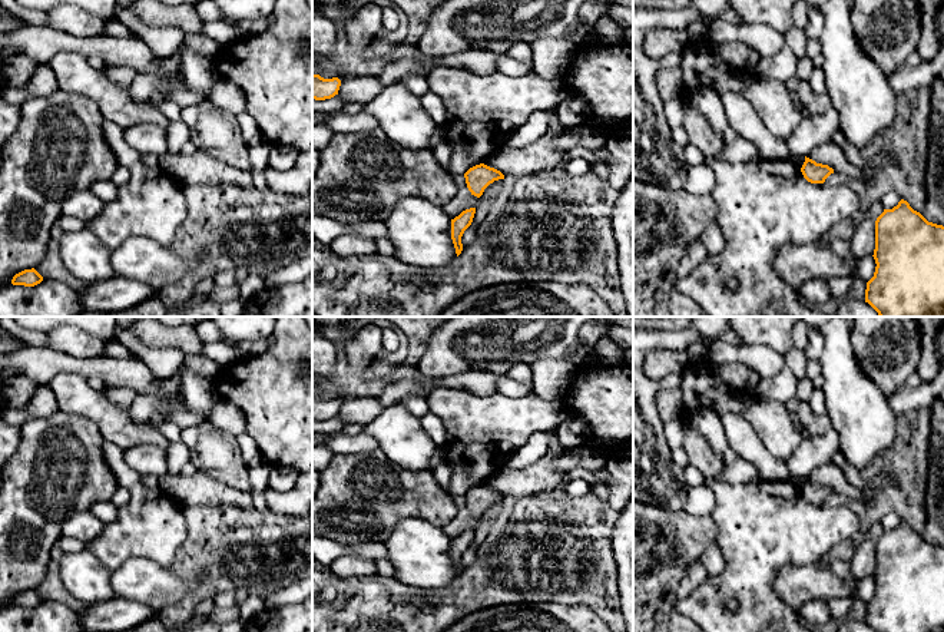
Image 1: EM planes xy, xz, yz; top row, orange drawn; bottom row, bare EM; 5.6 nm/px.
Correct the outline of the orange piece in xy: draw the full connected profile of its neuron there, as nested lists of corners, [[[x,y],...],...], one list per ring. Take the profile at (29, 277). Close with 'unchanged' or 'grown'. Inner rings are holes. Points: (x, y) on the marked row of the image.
[[[24,269],[11,279],[13,285],[34,287],[43,281],[43,277],[34,269]]]; unchanged

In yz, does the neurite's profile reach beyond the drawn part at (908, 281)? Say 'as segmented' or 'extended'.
as segmented

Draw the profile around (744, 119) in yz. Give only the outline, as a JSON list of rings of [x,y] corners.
[[[733,92],[723,93],[721,100],[731,128],[753,143],[762,159],[788,159],[791,152],[786,143],[766,129],[749,100]]]

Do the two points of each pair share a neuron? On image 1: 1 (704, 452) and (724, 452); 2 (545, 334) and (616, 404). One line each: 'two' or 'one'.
1: two
2: two

